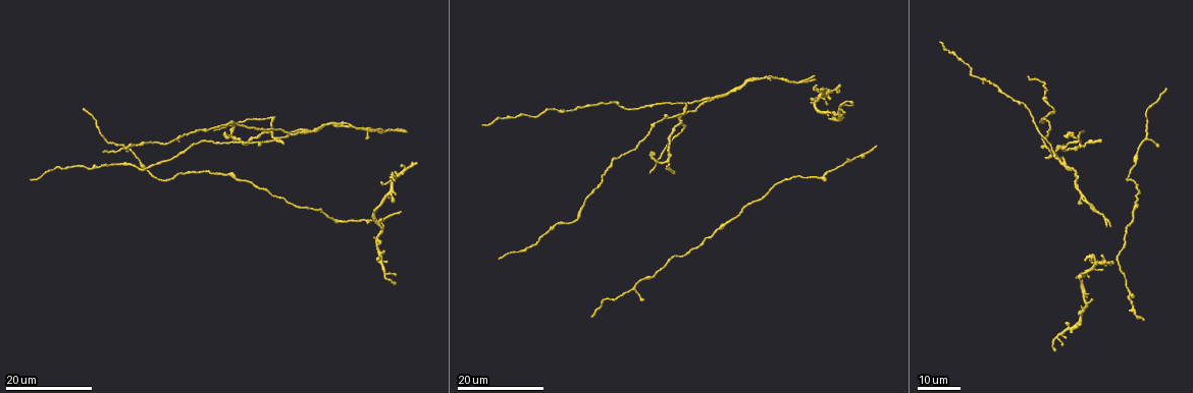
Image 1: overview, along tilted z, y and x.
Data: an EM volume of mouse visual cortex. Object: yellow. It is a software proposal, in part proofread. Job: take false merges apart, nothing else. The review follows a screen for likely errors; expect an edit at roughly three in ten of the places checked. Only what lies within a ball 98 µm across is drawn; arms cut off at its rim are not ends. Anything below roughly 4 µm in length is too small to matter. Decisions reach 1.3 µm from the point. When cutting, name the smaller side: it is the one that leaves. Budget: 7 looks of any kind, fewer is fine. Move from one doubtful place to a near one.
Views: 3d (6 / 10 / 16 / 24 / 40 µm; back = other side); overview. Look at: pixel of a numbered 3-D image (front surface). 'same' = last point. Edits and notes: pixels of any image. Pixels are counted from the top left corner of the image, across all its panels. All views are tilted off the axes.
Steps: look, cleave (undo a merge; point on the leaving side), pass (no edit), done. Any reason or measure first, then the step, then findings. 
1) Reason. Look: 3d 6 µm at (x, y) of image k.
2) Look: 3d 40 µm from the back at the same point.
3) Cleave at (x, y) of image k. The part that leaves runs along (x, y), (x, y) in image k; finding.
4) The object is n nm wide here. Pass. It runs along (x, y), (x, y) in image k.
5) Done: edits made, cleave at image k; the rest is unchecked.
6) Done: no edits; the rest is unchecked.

Thick turns thin. Look: 3d 24 µm at (528, 246) of image 1.

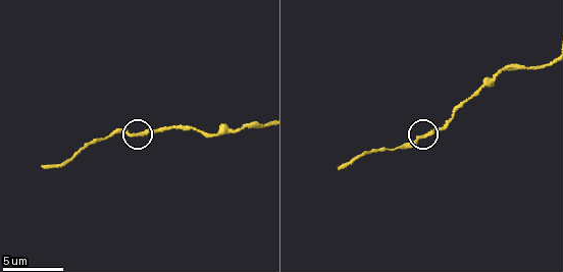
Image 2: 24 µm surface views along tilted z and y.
Look: 3d 10 µm at (138, 133) of image 2.

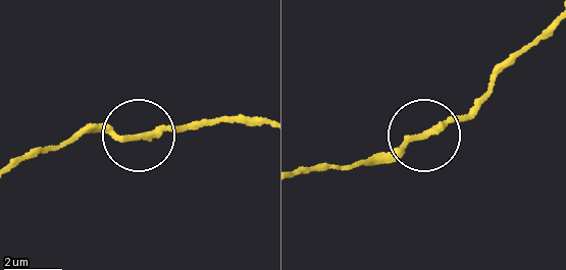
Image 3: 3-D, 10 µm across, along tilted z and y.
The object is 210 nm wide here. Pass. It runs along (549, 24), (501, 67), (466, 112), (365, 162) in image 3; continuous, no second neuron.

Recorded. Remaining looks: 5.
Four or more arms meet. Look: 3d 24 µm at (681, 112) of image 1.

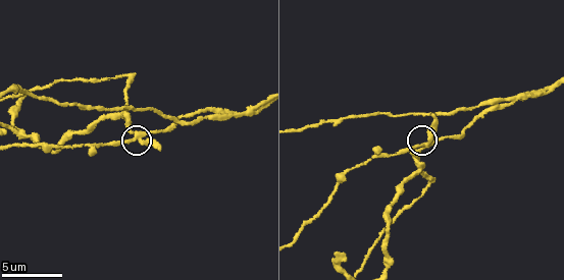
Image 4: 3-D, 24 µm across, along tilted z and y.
Look: 3d 10 µm at (134, 136) of image 4.

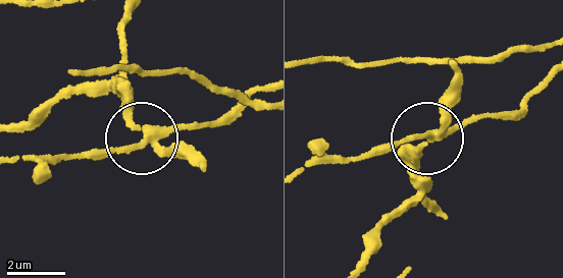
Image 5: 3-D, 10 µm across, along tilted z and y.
The object is 250 nm wide here. Cleave at (121, 106) of image 5. The part that leaves runs along (433, 138), (420, 148), (415, 168), (433, 213) in image 5; two neurons meet here.

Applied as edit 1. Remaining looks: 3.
See it whole again. Look: overview.

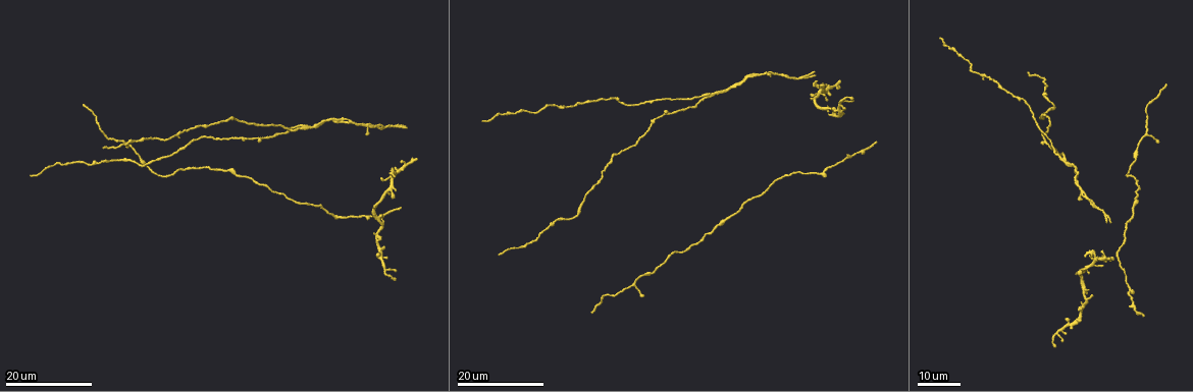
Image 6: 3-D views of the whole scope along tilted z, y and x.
Three-way junction. Look: 3d 16 µm at (1063, 158) of image 6.

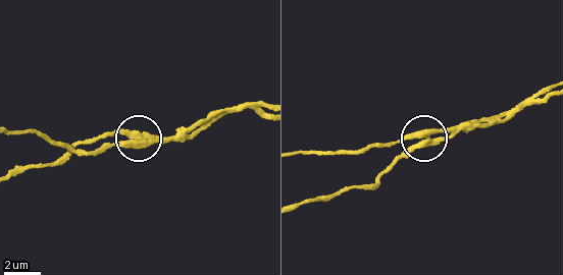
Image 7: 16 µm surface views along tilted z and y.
Look: 3d 6 µm at (427, 136) of image 7.

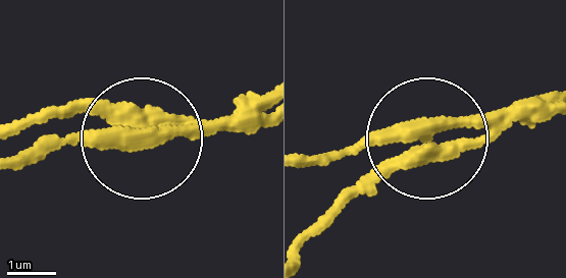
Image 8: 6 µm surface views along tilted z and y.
Pass. It runs along (267, 89), (219, 117), (92, 148), (26, 147) in image 8; continuous, no second neuron.

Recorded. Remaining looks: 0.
Done: edits made, cleave at image 5; the rest is unchecked.

